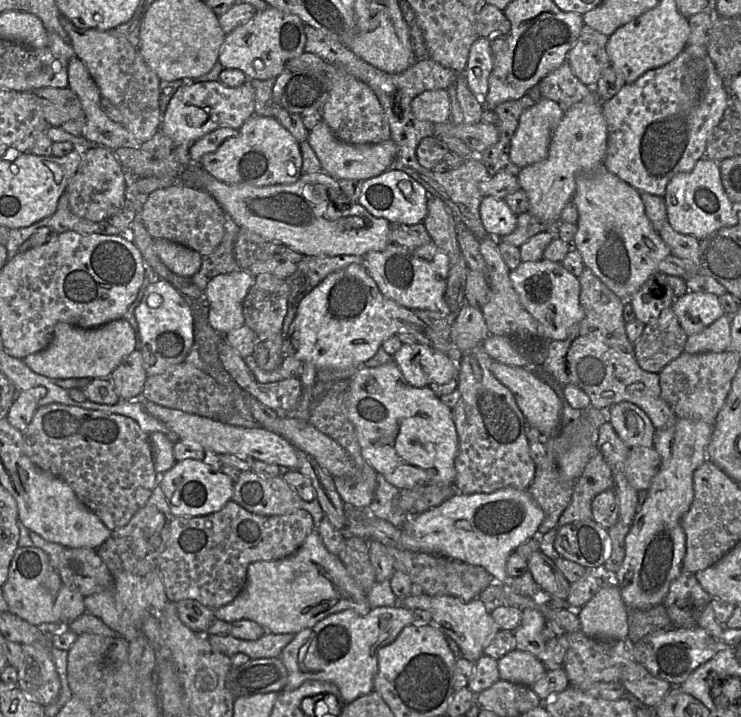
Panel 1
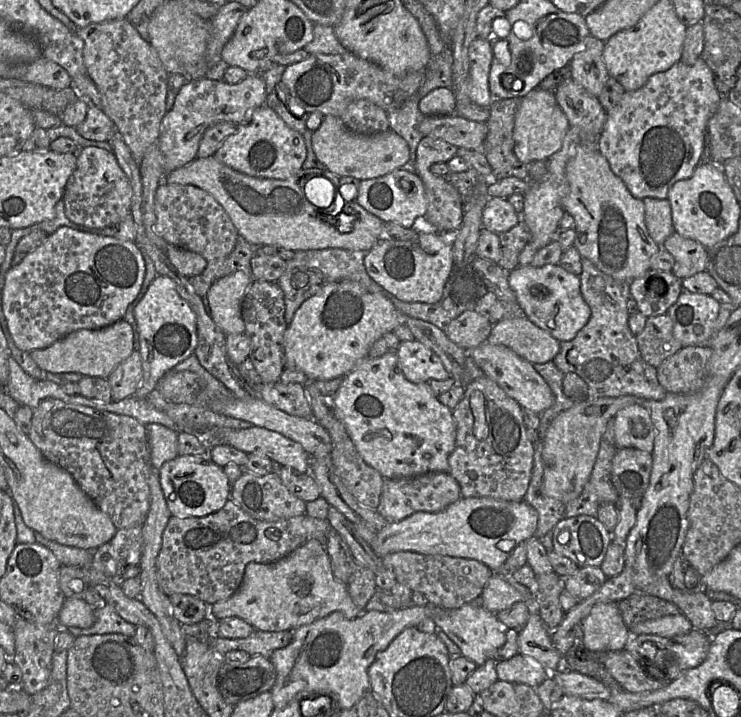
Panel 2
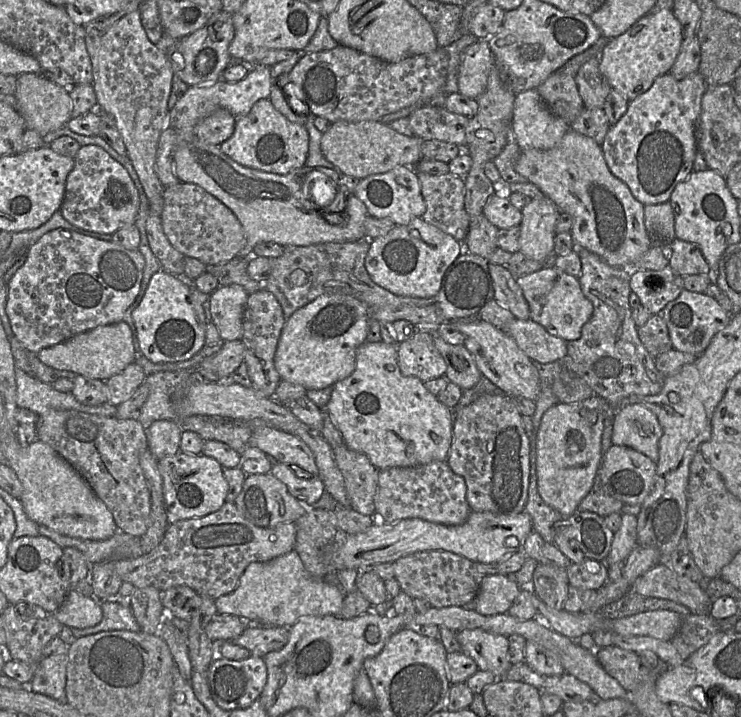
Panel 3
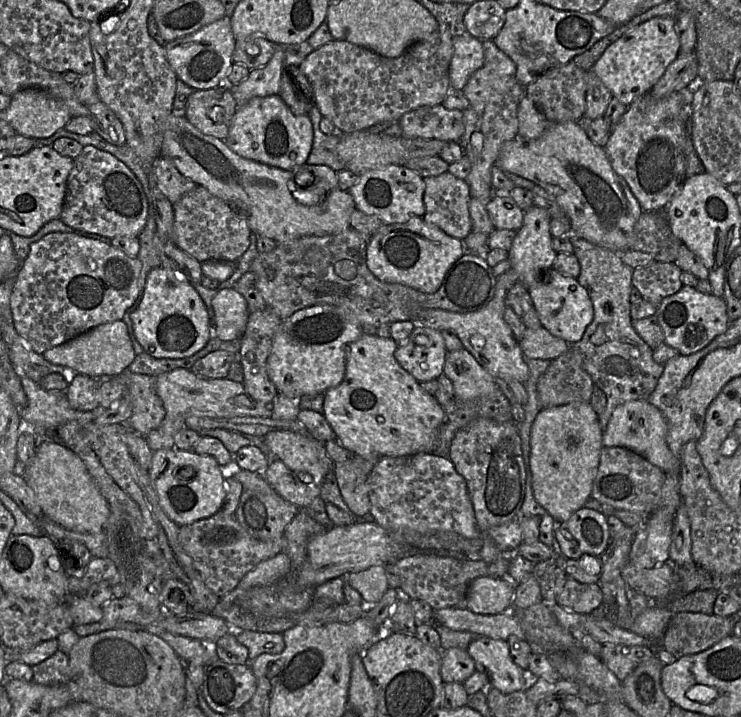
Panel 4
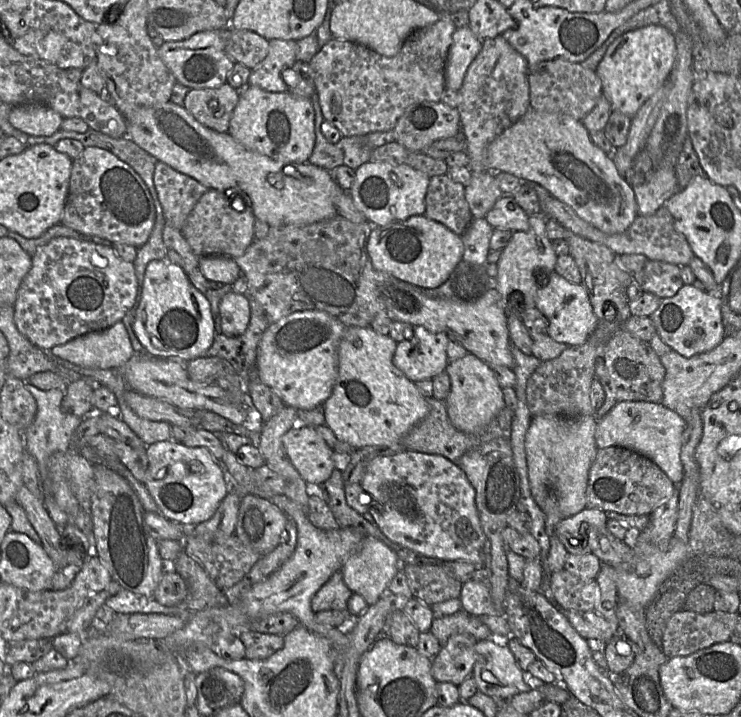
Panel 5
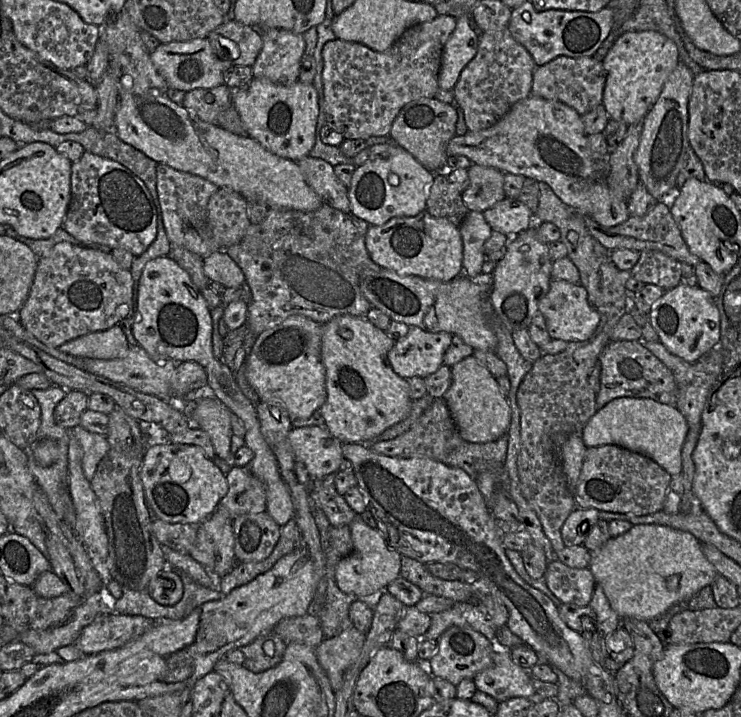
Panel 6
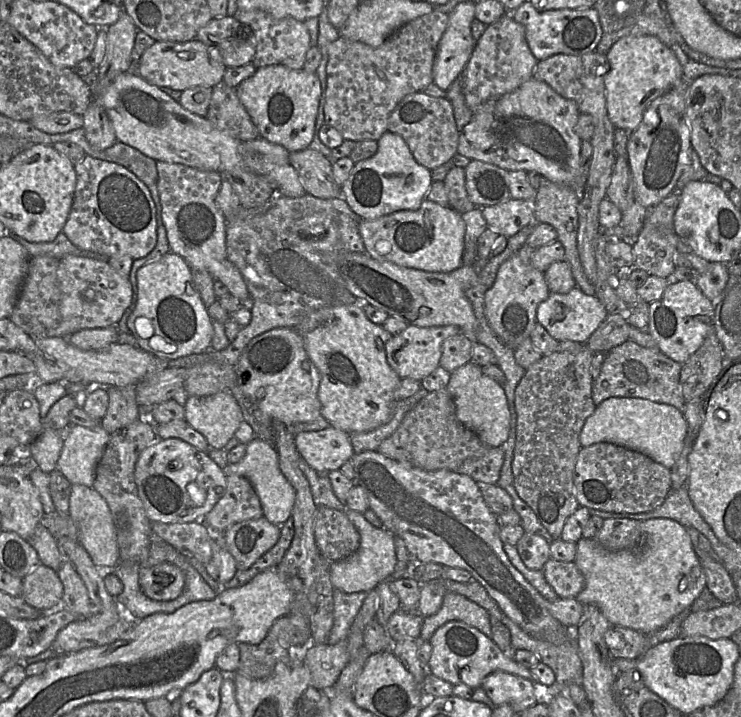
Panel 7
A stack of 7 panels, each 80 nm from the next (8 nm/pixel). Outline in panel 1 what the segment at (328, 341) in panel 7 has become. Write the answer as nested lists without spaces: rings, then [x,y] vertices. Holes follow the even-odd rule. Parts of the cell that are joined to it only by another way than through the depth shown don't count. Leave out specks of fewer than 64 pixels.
[[[395,361],[378,367],[360,368],[350,380],[345,406],[355,427],[364,459],[388,482],[398,489],[413,489],[431,484],[454,485],[459,440],[453,411],[429,386],[416,388],[410,385]]]

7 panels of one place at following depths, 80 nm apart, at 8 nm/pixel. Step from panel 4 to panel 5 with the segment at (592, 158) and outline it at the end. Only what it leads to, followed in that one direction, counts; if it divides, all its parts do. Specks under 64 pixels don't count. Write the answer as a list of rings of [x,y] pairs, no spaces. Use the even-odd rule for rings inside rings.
[[[530,108],[490,143],[485,166],[488,171],[505,172],[519,177],[523,182],[540,184],[552,196],[568,205],[581,219],[606,234],[625,231],[637,216],[634,193],[618,174],[610,154],[606,154],[591,142],[581,121],[563,113],[540,112]]]

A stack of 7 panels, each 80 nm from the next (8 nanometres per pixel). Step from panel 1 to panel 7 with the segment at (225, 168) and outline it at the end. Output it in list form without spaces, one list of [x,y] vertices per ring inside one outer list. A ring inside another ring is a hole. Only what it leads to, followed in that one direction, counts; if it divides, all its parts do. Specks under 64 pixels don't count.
[[[281,64],[258,68],[256,72],[236,87],[237,95],[257,126],[260,137],[282,145],[289,152],[307,149],[314,137],[321,96],[321,83],[318,75],[303,69],[294,70]]]

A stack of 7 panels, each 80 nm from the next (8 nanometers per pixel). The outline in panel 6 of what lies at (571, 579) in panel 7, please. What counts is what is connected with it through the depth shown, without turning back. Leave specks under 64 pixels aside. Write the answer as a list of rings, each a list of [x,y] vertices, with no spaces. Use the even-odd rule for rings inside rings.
[[[555,558],[547,564],[544,579],[560,603],[577,606],[589,605],[596,584],[588,568],[572,568]]]

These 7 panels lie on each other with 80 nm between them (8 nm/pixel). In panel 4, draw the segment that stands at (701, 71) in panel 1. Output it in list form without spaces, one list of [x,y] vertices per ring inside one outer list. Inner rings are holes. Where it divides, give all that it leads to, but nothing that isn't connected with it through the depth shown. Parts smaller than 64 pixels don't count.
[[[694,87],[656,98],[648,92],[634,100],[609,133],[604,151],[613,171],[627,183],[645,212],[663,211],[686,179],[685,138]]]

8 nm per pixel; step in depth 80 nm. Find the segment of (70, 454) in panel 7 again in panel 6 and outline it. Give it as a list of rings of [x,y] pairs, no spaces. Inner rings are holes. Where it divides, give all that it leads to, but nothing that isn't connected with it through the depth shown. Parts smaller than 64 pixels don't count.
[[[79,425],[69,430],[70,437],[77,439],[83,450],[82,470],[90,482],[95,474],[98,463],[109,451],[110,446],[106,436],[92,433]]]

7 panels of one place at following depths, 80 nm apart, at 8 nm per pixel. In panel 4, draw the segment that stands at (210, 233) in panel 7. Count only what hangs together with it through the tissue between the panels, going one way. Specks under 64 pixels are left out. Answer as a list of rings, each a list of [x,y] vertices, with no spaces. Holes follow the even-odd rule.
[[[162,154],[155,161],[154,175],[160,190],[172,204],[198,186],[182,175],[172,160]]]

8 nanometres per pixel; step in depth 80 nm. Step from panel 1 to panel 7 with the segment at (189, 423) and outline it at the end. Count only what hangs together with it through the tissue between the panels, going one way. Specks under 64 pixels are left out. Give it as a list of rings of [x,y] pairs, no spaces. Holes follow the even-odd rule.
[[[331,425],[323,430],[296,434],[295,444],[300,456],[319,473],[340,470],[341,466],[355,454],[350,434]]]

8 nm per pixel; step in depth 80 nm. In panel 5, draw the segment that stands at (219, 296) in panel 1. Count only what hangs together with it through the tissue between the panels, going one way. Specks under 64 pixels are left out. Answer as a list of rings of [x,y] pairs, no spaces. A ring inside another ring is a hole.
[[[233,291],[226,293],[219,304],[222,334],[236,337],[245,332],[250,320],[247,298]]]

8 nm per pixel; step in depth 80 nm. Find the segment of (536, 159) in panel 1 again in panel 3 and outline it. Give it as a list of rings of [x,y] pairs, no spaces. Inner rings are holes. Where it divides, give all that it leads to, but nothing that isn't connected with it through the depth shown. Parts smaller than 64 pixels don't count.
[[[537,89],[516,95],[512,131],[521,150],[549,150],[568,130],[570,125],[547,108]]]

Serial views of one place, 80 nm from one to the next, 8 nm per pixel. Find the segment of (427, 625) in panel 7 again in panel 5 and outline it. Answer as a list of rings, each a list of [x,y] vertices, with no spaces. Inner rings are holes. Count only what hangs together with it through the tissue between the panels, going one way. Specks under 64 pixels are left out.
[[[459,610],[451,615],[436,615],[429,630],[444,646],[455,634],[467,633],[477,641],[492,638],[491,631],[477,616]]]

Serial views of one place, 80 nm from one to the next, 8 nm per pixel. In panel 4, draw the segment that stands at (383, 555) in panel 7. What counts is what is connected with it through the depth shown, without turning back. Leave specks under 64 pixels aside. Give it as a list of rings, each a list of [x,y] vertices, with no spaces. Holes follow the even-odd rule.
[[[376,565],[359,572],[346,575],[348,583],[357,590],[366,606],[381,600],[388,588],[385,565]]]

